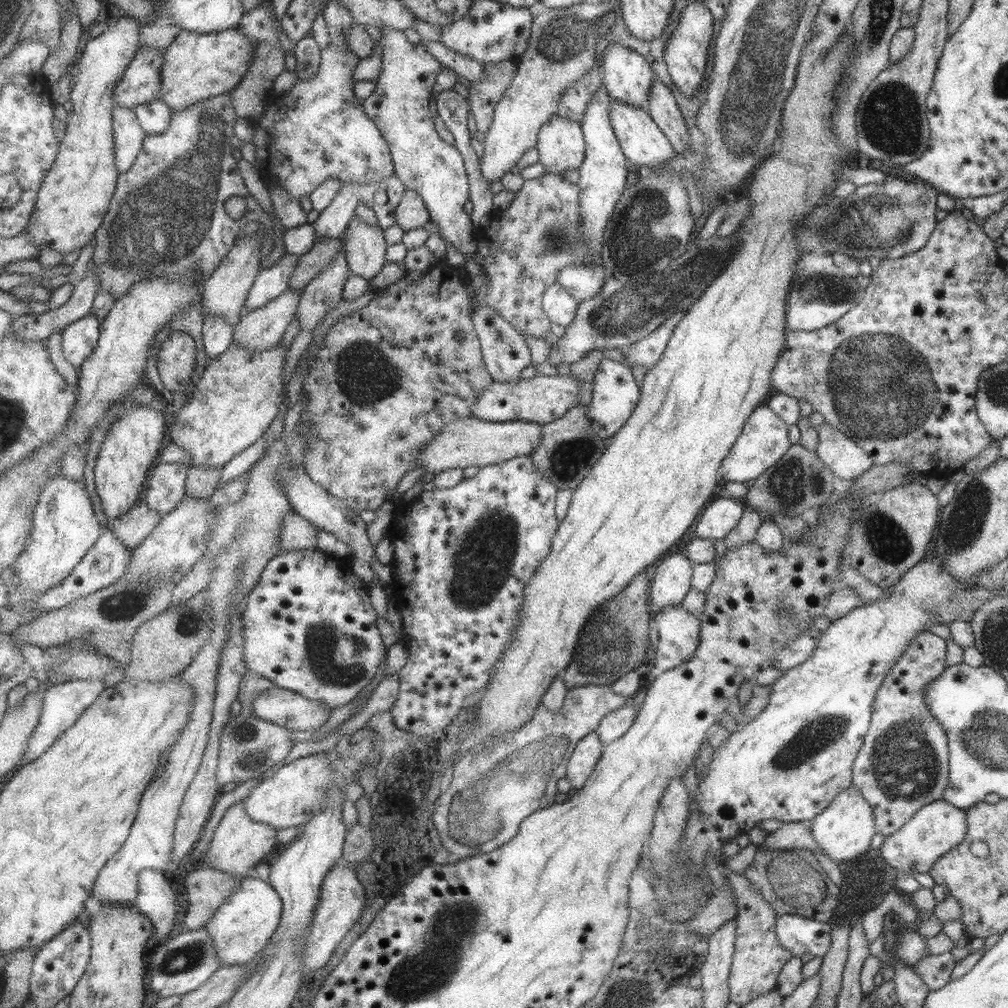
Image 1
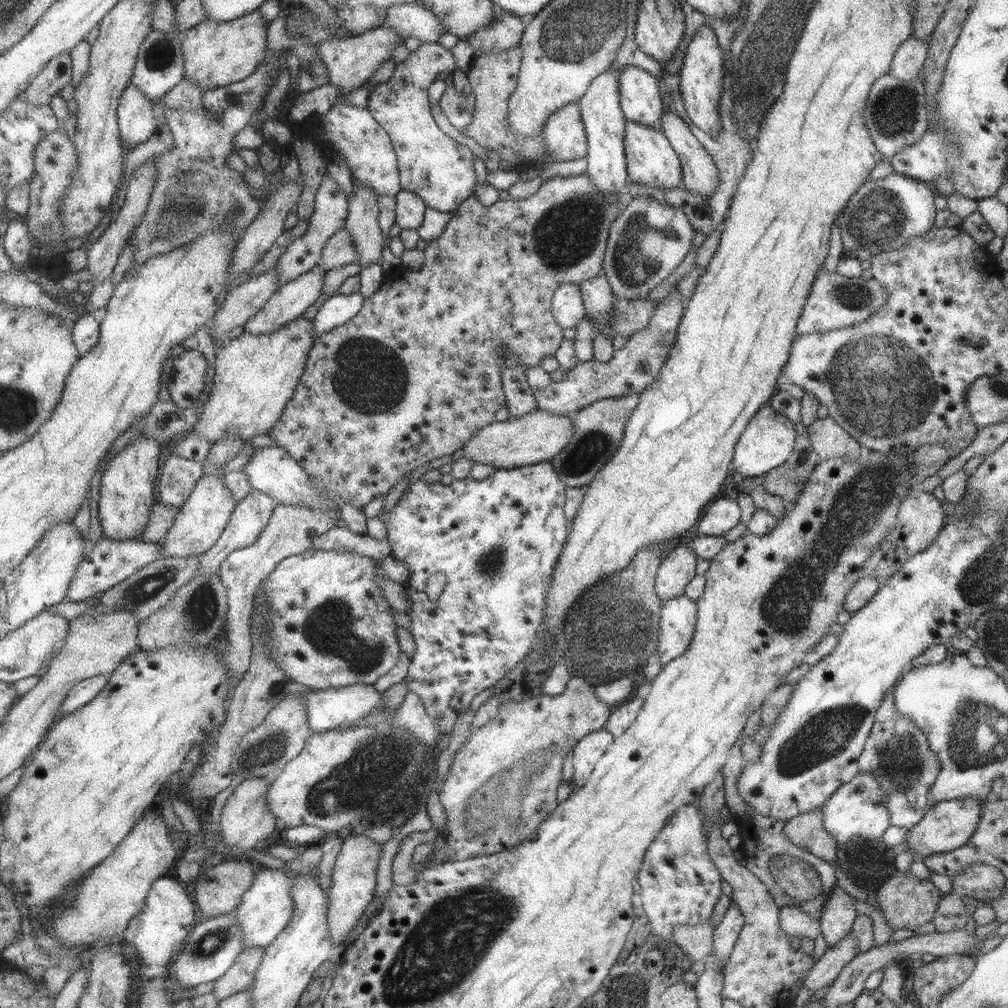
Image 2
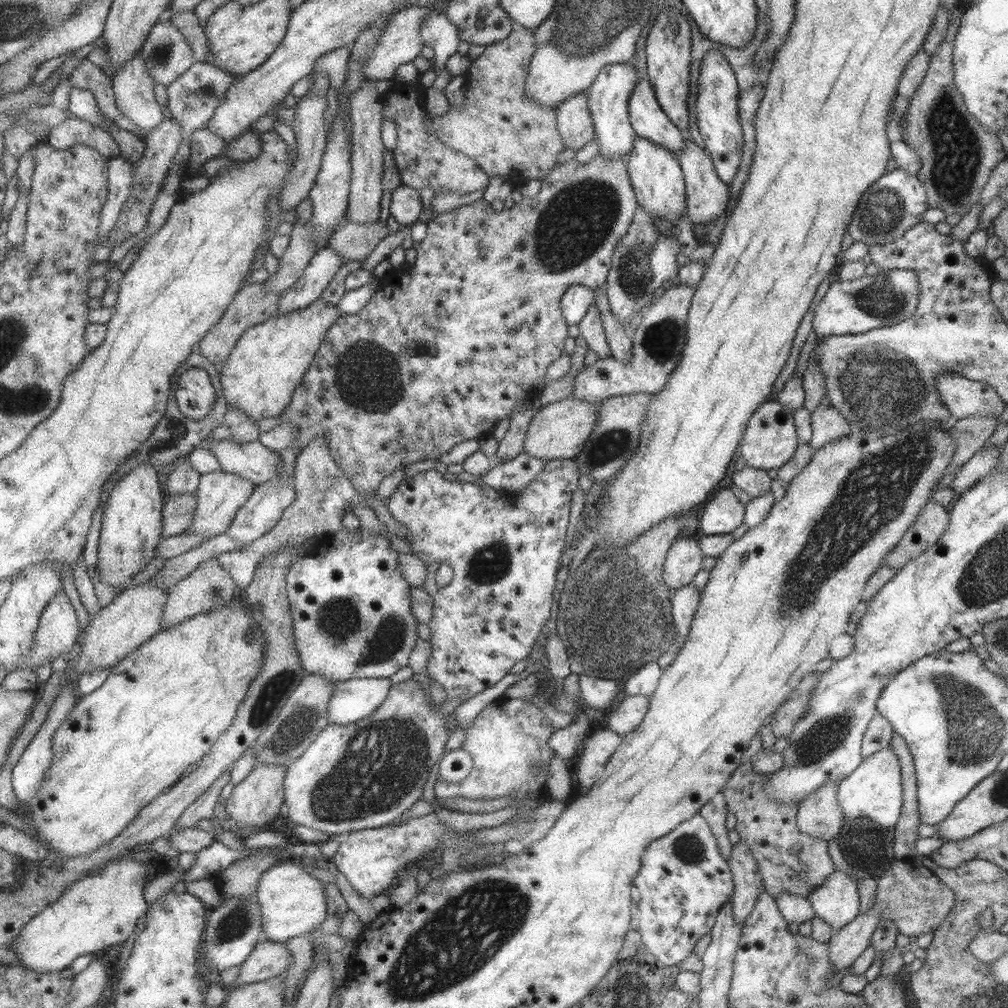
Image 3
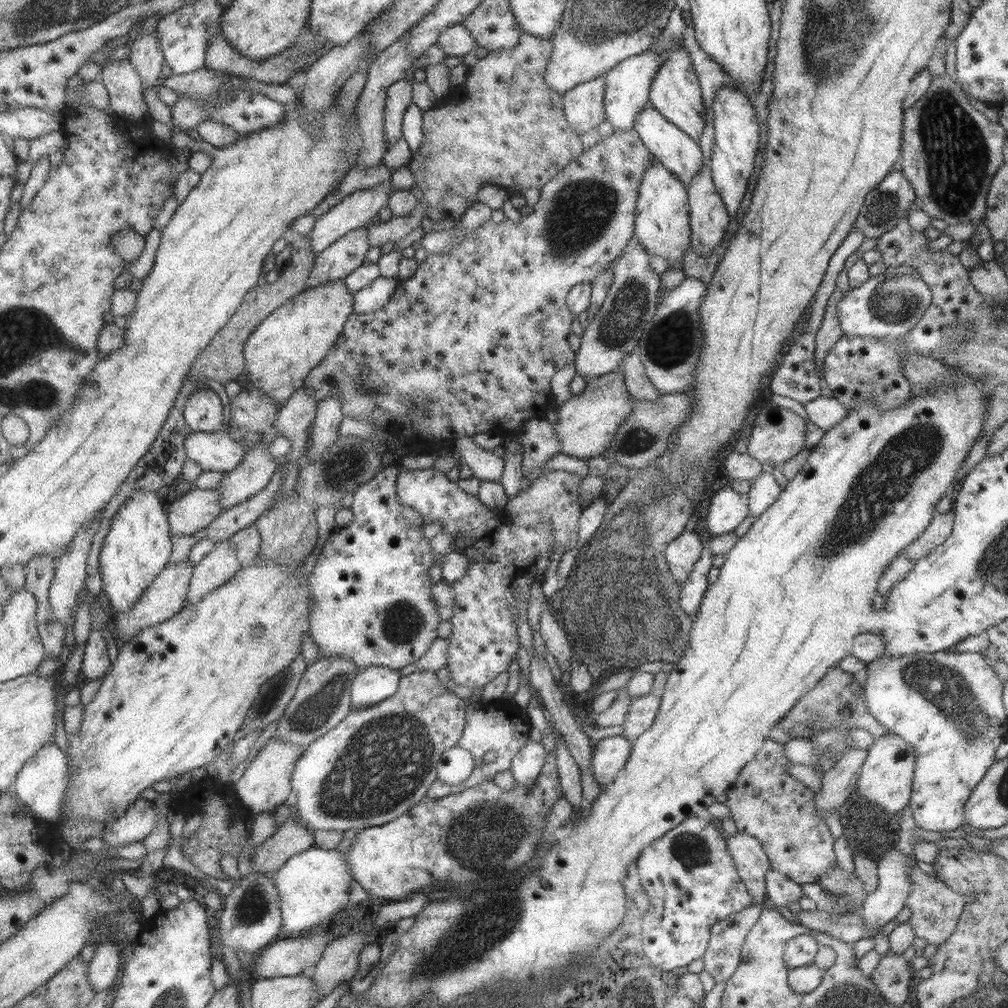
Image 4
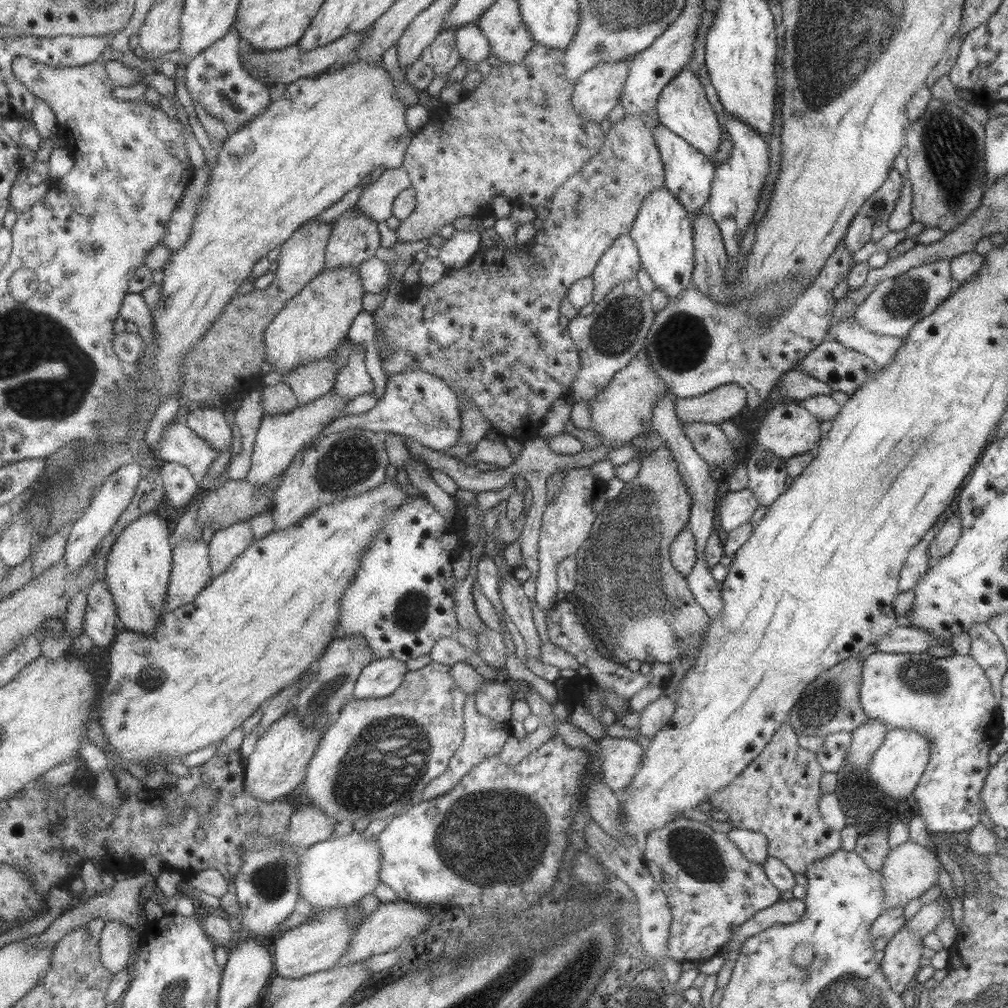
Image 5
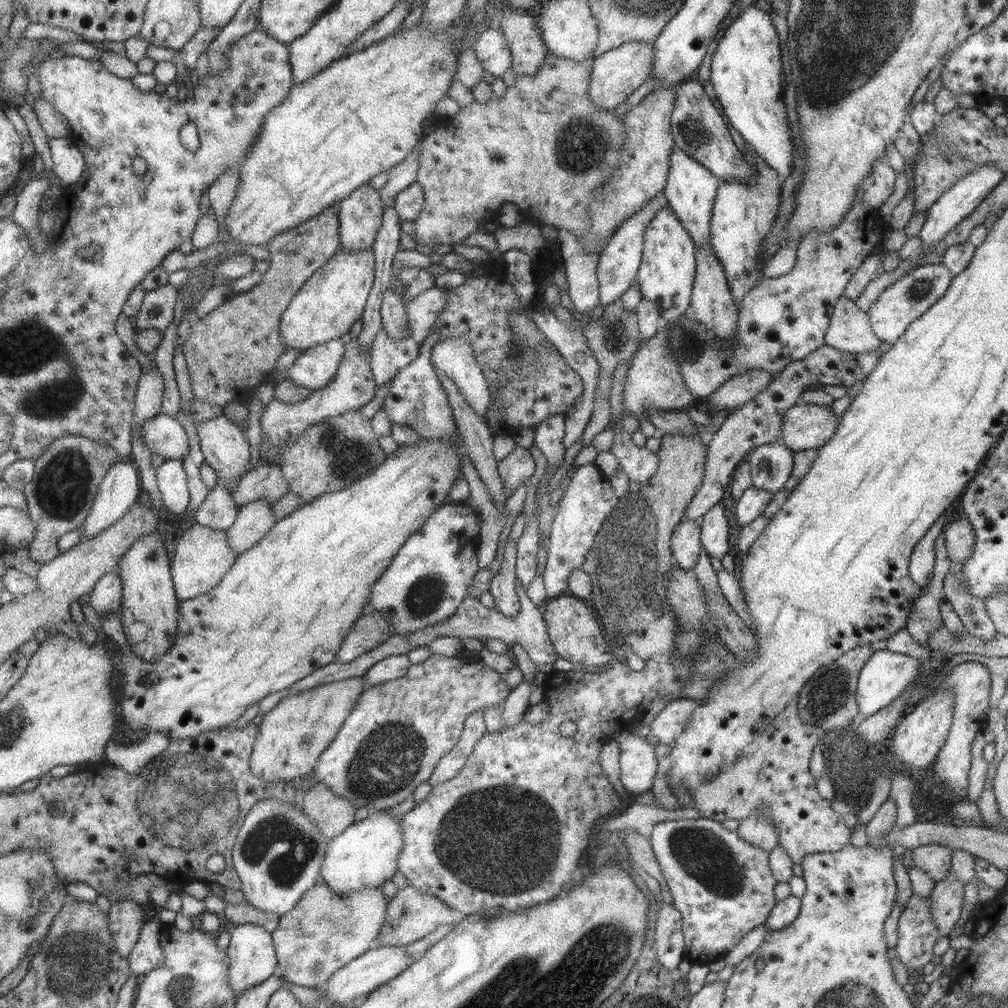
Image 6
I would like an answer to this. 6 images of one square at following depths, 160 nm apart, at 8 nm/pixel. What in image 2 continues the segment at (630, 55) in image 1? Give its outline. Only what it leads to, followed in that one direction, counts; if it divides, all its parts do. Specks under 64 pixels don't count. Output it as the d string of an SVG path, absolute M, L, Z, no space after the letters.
M642 68L619 69L619 108L624 119L660 130L663 113L658 80Z

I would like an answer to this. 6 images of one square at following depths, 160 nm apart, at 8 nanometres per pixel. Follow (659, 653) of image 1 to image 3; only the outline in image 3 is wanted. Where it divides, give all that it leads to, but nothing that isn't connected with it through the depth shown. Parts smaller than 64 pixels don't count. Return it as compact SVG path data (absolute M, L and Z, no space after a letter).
M692 583L670 592L670 605L672 619L676 628L676 637L672 644L669 645L669 648L657 658L656 663L659 665L659 668L664 669L666 666L669 666L673 662L677 651L685 642L693 615L700 601L701 592L702 590L697 590Z

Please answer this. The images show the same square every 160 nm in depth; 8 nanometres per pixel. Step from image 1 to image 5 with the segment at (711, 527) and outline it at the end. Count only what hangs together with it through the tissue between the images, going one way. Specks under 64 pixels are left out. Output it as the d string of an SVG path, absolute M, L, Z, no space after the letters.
M747 487L735 492L728 491L727 495L721 499L717 512L719 528L728 533L745 524L757 505L755 495Z

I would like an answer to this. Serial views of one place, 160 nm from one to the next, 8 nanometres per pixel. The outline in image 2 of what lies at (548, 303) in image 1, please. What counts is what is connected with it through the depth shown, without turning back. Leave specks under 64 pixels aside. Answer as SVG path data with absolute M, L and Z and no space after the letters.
M571 283L558 286L552 297L551 310L557 326L561 329L575 329L586 316L579 286Z

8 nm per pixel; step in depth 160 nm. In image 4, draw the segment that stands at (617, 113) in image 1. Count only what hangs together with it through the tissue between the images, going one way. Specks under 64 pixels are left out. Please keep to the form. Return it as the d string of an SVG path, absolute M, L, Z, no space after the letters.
M652 159L638 188L633 236L650 255L665 258L669 264L668 268L682 269L683 253L690 246L691 229L687 206L686 185Z

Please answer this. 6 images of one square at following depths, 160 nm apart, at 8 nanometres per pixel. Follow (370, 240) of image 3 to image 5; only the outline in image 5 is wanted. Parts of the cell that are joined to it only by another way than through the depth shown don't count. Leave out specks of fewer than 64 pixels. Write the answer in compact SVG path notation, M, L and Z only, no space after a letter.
M534 42L531 48L531 50L527 51L527 54L525 54L526 57L523 58L521 62L509 64L503 61L498 69L492 68L490 74L482 78L479 87L471 92L464 101L459 104L445 106L446 108L442 110L442 114L440 114L440 112L434 112L434 114L432 114L433 120L431 120L427 126L424 126L420 133L415 134L412 145L408 148L408 152L406 153L404 167L408 170L409 176L411 177L412 186L418 192L418 205L416 206L416 212L409 218L401 221L400 225L395 229L398 240L401 240L401 242L425 240L431 238L433 234L441 232L443 226L447 226L447 224L453 225L453 222L457 223L459 218L467 222L476 217L485 215L490 211L493 199L500 194L507 195L512 199L518 209L531 210L535 209L537 206L549 208L550 204L552 204L554 192L556 192L569 177L577 174L581 170L581 167L585 166L587 161L601 150L605 135L603 131L601 131L599 123L579 118L577 114L575 114L575 110L573 110L571 98L575 82L564 77L564 52L543 46L537 42Z

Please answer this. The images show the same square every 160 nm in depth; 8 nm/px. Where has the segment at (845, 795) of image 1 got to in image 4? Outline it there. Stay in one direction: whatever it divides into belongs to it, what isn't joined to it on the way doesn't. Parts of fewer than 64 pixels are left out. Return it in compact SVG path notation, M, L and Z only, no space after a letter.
M887 733L873 739L866 752L855 784L857 794L878 805L887 814L897 814L908 806L915 766L914 748L896 734Z

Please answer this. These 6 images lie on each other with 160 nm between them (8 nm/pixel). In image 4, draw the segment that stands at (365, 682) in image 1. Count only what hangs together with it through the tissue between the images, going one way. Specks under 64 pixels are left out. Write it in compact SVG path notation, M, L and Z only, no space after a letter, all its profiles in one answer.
M396 463L385 466L382 471L371 482L364 484L357 492L350 495L350 508L354 519L341 528L337 528L329 535L324 543L319 558L316 561L313 571L310 575L309 588L316 604L312 608L312 630L311 638L319 646L319 657L345 657L351 658L356 662L359 670L370 666L388 666L400 671L411 663L417 663L421 660L431 645L440 637L438 630L442 621L440 604L433 595L433 582L431 582L431 568L435 566L435 550L431 546L431 540L423 534L425 528L425 517L415 508L407 506L398 493L398 479L400 478L400 469Z

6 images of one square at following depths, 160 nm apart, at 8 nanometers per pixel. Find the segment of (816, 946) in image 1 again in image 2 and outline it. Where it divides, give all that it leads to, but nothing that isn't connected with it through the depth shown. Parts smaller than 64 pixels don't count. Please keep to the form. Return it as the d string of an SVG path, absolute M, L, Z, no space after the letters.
M795 902L793 906L782 906L778 912L779 930L789 938L814 938L820 932L820 925L808 912L801 910Z

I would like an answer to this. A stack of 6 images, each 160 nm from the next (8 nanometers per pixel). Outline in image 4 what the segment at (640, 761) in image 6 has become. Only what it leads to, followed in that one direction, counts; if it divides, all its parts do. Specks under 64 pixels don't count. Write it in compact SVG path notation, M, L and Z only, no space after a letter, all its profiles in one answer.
M621 734L602 738L592 746L592 773L597 785L605 788L613 782L630 755L632 743Z

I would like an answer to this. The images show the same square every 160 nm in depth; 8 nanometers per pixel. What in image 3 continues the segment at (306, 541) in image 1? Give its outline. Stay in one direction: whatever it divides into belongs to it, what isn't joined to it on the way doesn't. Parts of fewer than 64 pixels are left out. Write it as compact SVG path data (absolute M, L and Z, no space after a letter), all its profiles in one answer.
M317 435L315 440L302 450L298 459L295 471L297 500L283 513L282 519L277 526L269 531L265 536L256 540L245 550L236 550L220 554L218 559L225 568L234 576L238 588L246 590L255 578L256 568L262 560L265 560L273 552L280 551L285 545L300 545L308 541L312 536L320 538L325 535L335 534L345 529L343 527L343 516L347 511L347 506L359 504L367 505L375 513L387 530L398 537L407 539L410 532L403 524L397 522L385 502L366 497L363 500L361 491L358 491L346 472L340 468L331 454L329 440L325 435Z

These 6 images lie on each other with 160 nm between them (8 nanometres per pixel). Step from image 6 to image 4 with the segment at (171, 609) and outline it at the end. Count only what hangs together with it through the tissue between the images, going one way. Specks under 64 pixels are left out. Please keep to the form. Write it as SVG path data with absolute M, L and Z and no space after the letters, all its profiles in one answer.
M140 488L114 517L107 535L100 563L103 575L104 599L114 613L129 614L145 591L172 561L174 551L172 526L161 498L156 492Z

